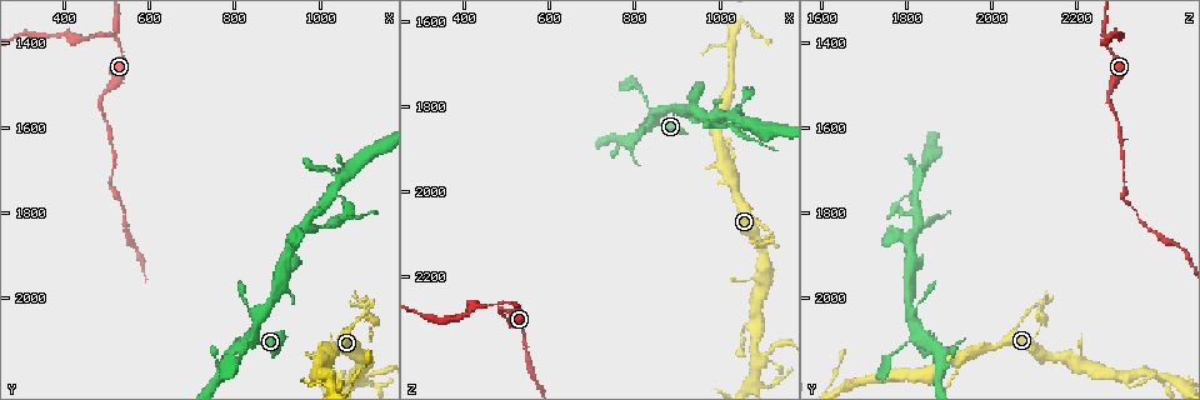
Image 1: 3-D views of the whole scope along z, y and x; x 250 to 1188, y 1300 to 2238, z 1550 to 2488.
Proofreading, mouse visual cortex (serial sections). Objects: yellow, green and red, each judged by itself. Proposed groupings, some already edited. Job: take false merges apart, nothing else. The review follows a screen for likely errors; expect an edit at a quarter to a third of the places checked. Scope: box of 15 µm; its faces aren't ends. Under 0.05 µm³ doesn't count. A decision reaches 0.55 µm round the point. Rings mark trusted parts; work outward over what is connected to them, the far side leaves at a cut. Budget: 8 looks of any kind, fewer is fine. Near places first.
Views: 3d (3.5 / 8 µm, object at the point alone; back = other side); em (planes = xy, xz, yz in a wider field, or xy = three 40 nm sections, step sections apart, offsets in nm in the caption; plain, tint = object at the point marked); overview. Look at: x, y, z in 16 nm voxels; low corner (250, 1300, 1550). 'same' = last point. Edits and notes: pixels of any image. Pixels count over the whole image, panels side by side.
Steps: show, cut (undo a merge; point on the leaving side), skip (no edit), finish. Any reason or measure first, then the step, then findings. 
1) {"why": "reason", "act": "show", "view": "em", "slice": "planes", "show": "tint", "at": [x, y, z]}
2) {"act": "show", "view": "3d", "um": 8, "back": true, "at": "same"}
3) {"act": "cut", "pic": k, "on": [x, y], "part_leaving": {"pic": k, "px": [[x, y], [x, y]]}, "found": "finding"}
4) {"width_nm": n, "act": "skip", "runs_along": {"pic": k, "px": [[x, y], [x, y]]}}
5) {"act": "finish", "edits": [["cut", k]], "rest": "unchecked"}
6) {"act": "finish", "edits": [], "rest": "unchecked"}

{"why": "abrupt turn", "act": "show", "view": "3d", "um": 3.5, "at": [1120, 2020, 2110]}

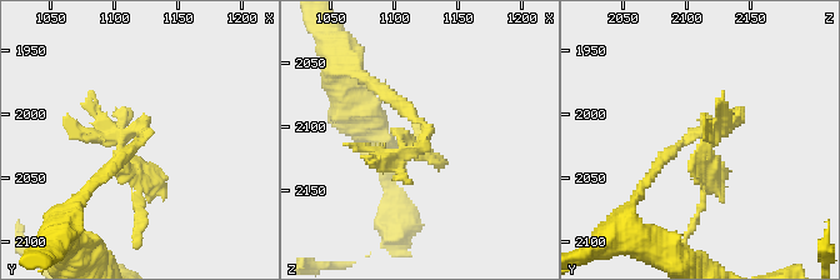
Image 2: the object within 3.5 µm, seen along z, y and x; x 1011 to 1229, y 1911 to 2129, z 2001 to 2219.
{"act": "show", "view": "em", "slice": "xy", "step": 3, "show": "tint", "at": [1126, 2014, 2110]}

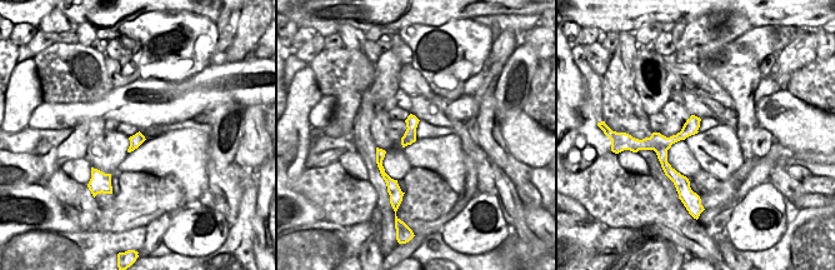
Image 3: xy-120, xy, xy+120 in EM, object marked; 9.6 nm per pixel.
{"act": "cut", "pic": 2, "on": [438, 161], "part_leaving": {"pic": 2, "px": [[710, 134], [714, 184], [685, 238]]}, "found": "a second cell is stuck on"}

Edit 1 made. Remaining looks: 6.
{"why": "redraw", "act": "show", "view": "overview"}

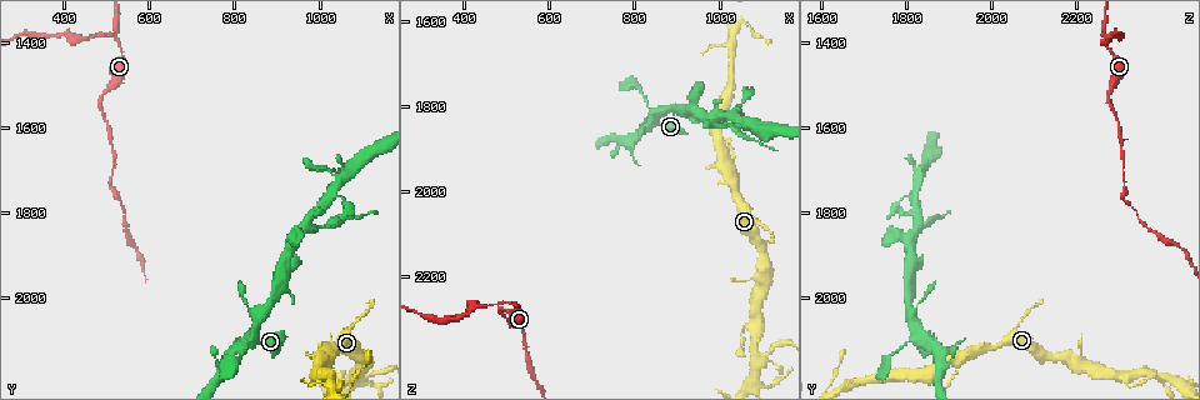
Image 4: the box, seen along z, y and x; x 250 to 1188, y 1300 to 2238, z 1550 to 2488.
{"why": "sharp bend", "act": "show", "view": "3d", "um": 3.5, "at": [1095, 2180, 2385]}

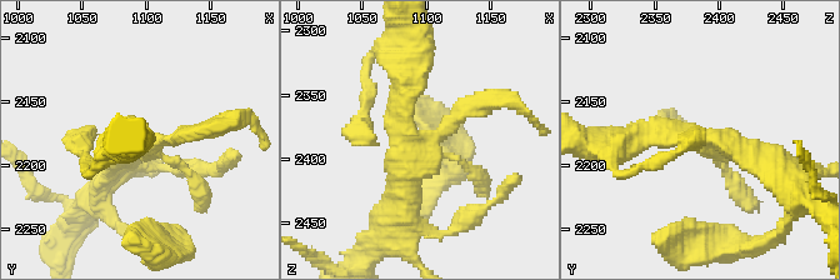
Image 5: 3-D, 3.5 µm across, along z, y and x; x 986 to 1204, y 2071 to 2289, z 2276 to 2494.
{"arms": 4, "arm_widths_nm": [100, 200, 300, 350], "act": "show", "view": "em", "slice": "xy", "step": 5, "show": "tint", "at": [1090, 2180, 2390]}

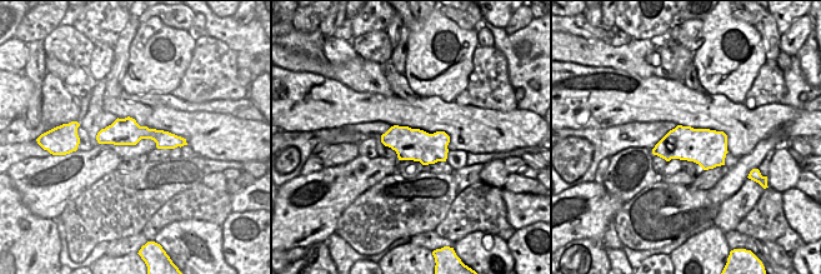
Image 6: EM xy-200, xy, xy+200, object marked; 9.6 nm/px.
{"act": "show", "view": "em", "slice": "planes", "show": "tint", "at": "same"}

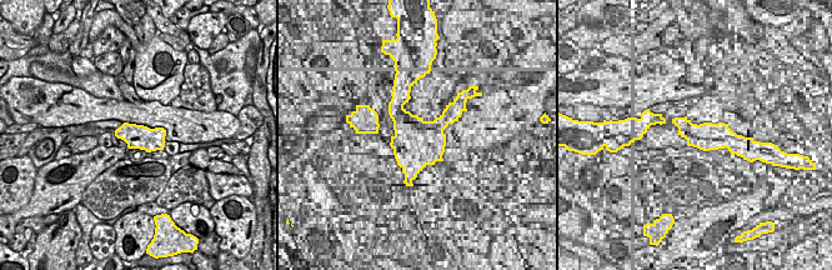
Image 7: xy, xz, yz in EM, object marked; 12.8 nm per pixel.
{"act": "skip", "runs_along": {"pic": 5, "px": [[630, 140], [679, 129], [778, 163]]}, "found": "continuous, no second cell"}

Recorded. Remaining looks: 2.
{"why": "narrows sharply", "act": "show", "view": "3d", "um": 3.5, "at": [515, 1650, 2310]}

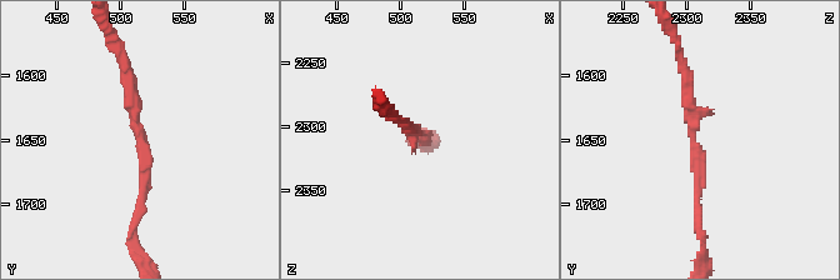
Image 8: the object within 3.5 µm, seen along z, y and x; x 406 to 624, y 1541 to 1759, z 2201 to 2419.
{"arm_widths_nm": [100, 150], "why": "need the tissue", "act": "show", "view": "em", "slice": "xy", "step": 5, "show": "tint", "at": [516, 1652, 2308]}

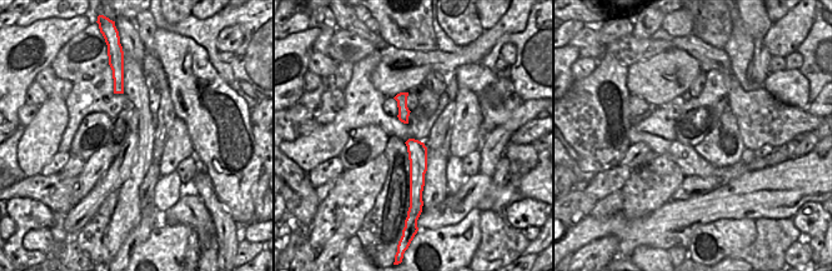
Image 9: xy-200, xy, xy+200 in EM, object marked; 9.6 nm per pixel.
{"act": "skip", "runs_along": {"pic": 8, "px": [[681, 66], [695, 111], [698, 224]]}, "found": "continuous, no second cell"}

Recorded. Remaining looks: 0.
{"act": "finish", "edits": [["cut", 2]], "rest": "unchecked"}

